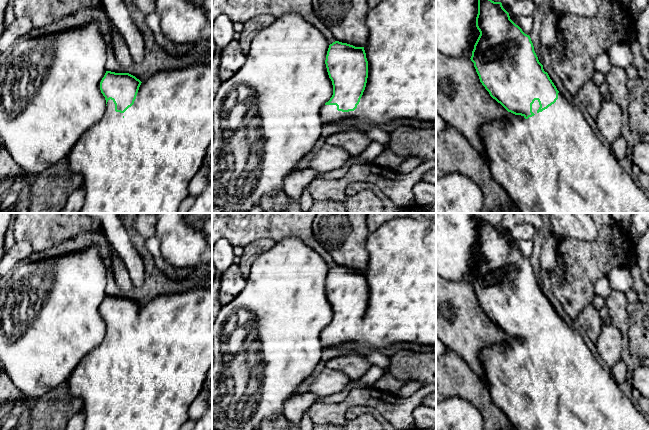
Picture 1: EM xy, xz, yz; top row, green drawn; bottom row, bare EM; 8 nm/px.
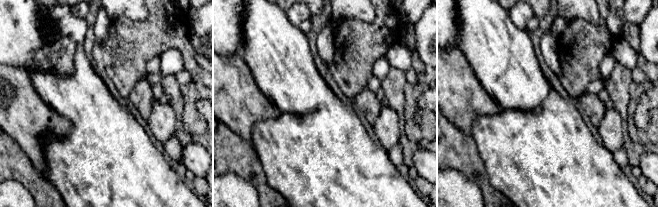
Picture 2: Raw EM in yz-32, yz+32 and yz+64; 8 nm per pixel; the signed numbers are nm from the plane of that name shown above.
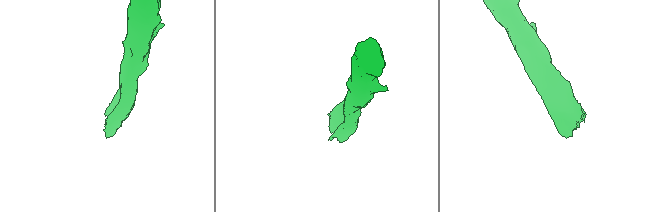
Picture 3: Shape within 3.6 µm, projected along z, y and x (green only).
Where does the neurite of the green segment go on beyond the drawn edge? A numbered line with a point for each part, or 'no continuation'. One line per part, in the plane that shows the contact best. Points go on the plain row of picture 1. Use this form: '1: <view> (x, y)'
1: xz (401, 274)

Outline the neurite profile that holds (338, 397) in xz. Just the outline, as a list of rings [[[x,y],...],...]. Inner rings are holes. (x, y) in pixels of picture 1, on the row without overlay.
[[[352,381],[347,385],[347,387],[343,391],[333,394],[333,395],[326,396],[326,397],[321,397],[321,398],[319,398],[318,402],[328,403],[328,404],[339,403],[348,396],[349,392],[353,388],[372,388],[372,387],[374,387],[374,386],[367,386],[367,385],[363,385],[363,384],[359,383],[358,381]]]

